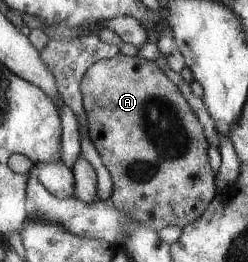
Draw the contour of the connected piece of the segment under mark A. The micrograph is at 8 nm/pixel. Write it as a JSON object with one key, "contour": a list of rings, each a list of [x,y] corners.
{"contour":[[[119,53],[113,58],[102,59],[92,64],[92,66],[86,70],[86,74],[84,74],[80,82],[80,90],[84,112],[86,112],[89,139],[94,144],[94,147],[96,147],[102,163],[104,163],[104,167],[106,167],[110,173],[112,182],[114,182],[110,203],[119,211],[126,212],[128,216],[136,218],[138,222],[142,222],[142,224],[146,224],[148,228],[154,228],[156,231],[160,231],[162,228],[166,228],[166,226],[180,226],[180,228],[184,228],[188,224],[192,224],[194,220],[198,220],[198,218],[204,214],[205,209],[208,208],[208,204],[211,204],[212,200],[216,197],[215,176],[209,164],[209,144],[206,136],[204,136],[203,125],[200,124],[200,120],[192,108],[190,108],[190,105],[186,102],[186,98],[181,94],[176,84],[167,78],[166,74],[156,66],[156,63],[140,58],[138,55],[130,57]]]}

